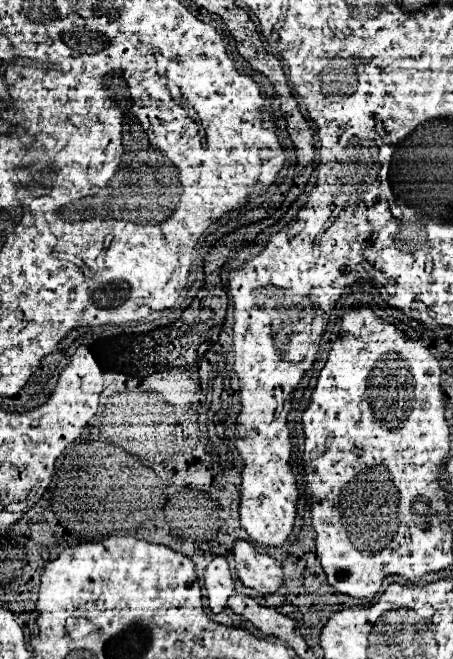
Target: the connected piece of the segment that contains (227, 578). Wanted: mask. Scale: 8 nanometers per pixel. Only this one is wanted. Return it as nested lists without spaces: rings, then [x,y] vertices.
[[[216,556],[208,564],[204,582],[206,582],[206,590],[208,590],[208,606],[214,614],[220,614],[226,608],[228,598],[236,594],[234,578],[230,574],[228,562],[222,556]]]

